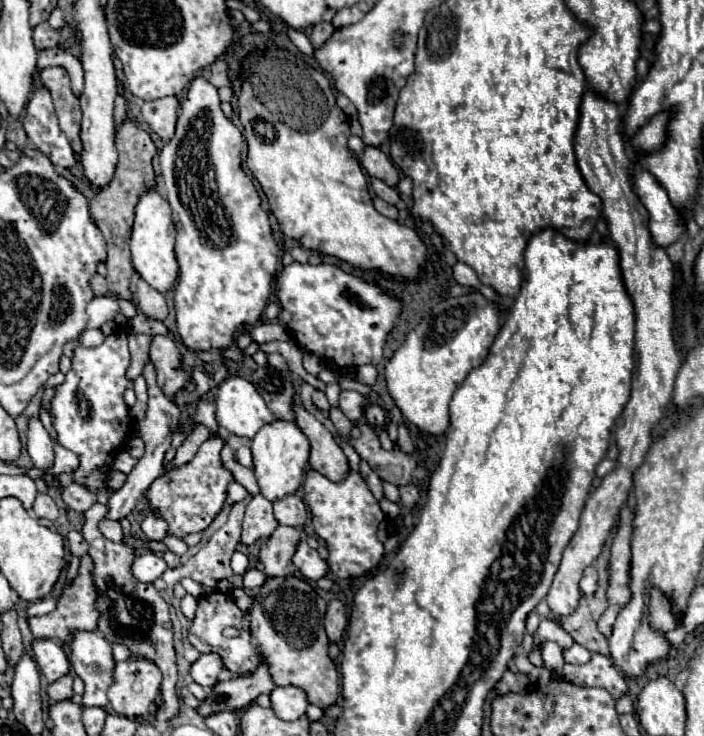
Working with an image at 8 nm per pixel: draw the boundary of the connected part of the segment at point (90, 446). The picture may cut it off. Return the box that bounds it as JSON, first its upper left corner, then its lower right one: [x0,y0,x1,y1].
[50,329,134,493]

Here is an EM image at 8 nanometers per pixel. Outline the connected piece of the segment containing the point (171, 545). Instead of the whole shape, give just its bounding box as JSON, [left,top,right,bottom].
[163,535,188,555]

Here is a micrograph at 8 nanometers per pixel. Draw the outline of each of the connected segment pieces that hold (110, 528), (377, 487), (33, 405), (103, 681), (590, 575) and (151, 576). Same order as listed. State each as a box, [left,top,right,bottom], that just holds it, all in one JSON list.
[[100,519,124,543],[360,461,382,501],[24,389,44,417],[68,631,114,707],[580,567,598,595],[132,553,166,583]]

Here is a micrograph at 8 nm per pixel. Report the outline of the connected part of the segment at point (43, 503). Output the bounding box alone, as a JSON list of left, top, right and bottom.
[32,495,58,521]

